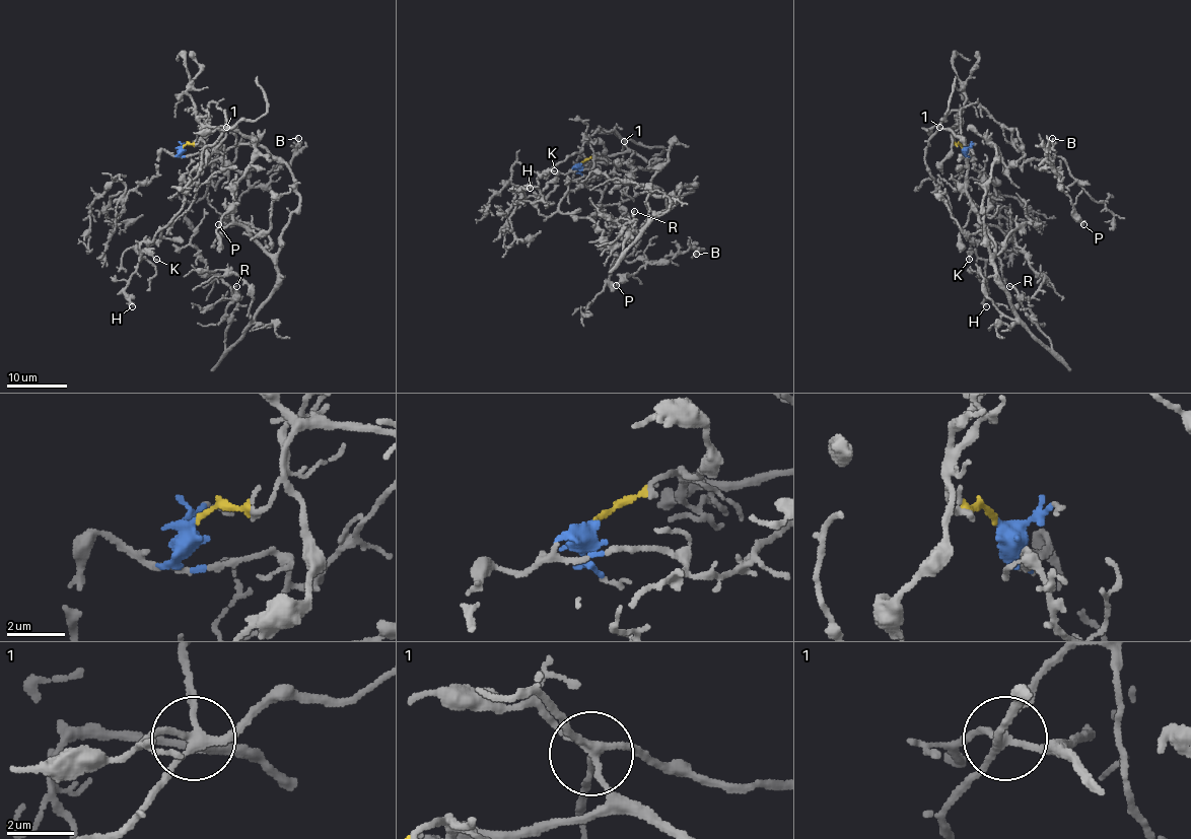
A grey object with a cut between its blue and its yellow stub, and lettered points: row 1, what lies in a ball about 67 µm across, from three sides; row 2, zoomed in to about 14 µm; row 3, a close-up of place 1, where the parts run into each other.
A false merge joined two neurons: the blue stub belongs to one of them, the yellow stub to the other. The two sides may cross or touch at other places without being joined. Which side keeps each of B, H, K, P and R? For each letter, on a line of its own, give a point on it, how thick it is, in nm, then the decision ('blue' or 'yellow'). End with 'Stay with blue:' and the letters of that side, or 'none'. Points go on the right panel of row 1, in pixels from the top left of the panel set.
B: at (1052, 138); 150 nm thick; blue
H: at (986, 306); 260 nm thick; blue
K: at (969, 259); 150 nm thick; blue
P: at (1083, 224); 240 nm thick; blue
R: at (1009, 286); 130 nm thick; yellow
Stay with blue: B, H, K, P

